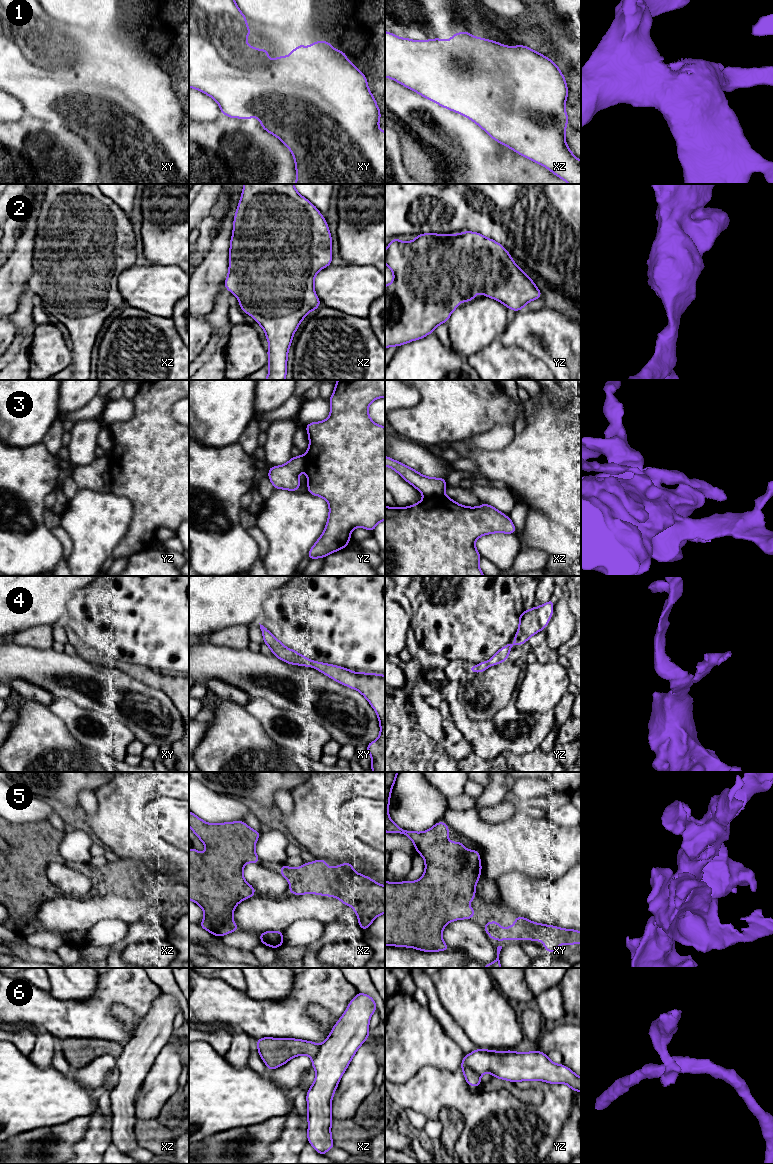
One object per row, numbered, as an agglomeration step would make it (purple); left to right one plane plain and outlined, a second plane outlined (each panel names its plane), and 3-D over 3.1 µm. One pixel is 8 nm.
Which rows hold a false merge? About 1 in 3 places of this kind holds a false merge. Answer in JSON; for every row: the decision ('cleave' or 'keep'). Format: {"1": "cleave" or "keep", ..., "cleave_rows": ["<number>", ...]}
{"1": "keep", "2": "keep", "3": "cleave", "4": "keep", "5": "keep", "6": "cleave", "cleave_rows": ["3", "6"]}

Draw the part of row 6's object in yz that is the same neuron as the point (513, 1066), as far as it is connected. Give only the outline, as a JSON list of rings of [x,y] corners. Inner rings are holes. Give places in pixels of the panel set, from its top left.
[[[476,1049],[464,1056],[466,1067],[482,1076],[490,1072],[493,1078],[511,1081],[544,1081],[567,1084],[571,1090],[581,1092],[581,1077],[563,1064],[555,1064],[541,1051],[526,1053]]]

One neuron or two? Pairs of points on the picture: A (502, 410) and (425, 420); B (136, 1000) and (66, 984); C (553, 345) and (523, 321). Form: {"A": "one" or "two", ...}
{"A": "one", "B": "two", "C": "one"}

